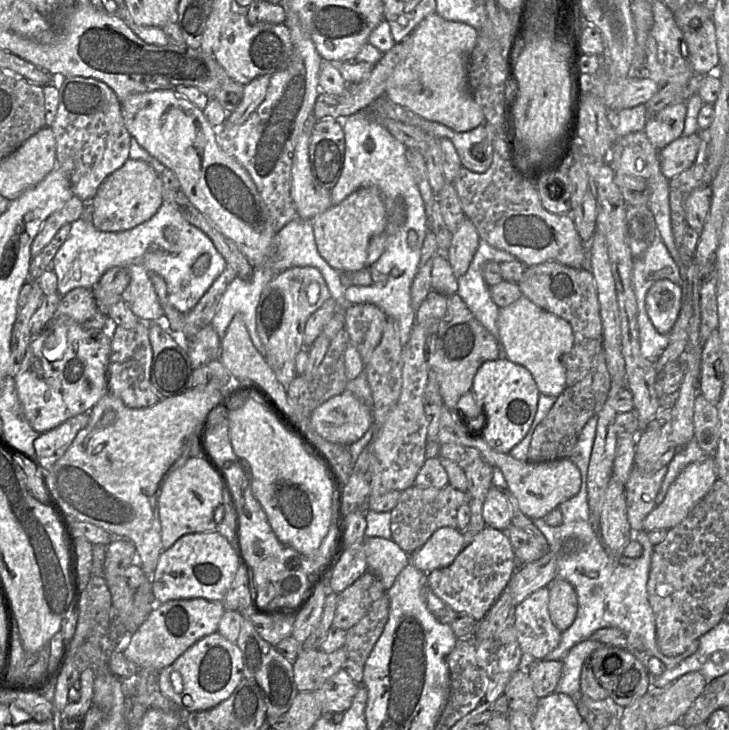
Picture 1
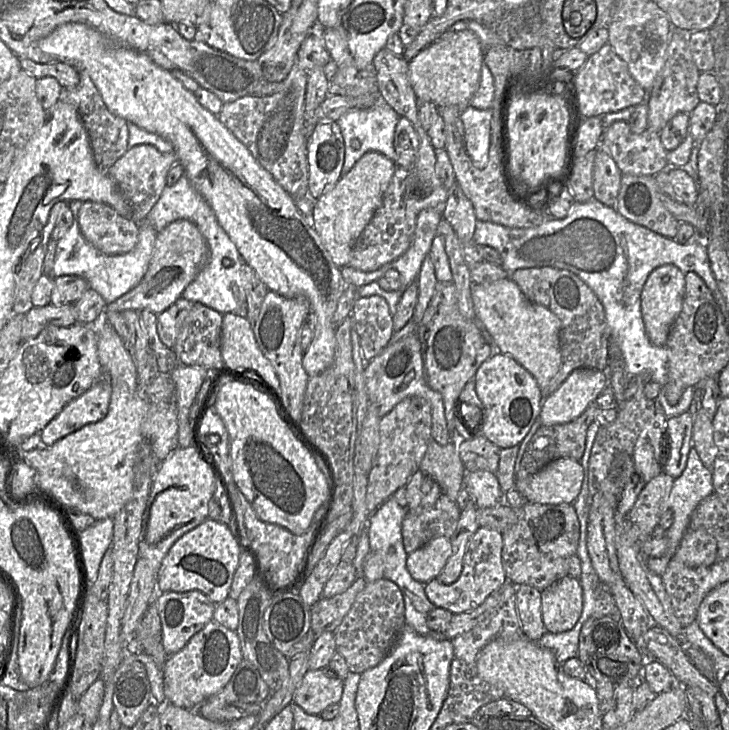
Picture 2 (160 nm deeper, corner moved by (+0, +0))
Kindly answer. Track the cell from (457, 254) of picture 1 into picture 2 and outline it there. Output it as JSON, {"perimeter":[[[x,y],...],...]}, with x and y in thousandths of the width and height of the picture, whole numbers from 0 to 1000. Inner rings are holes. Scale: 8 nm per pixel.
{"perimeter":[[[627,249],[615,260],[615,271],[605,295],[621,311],[632,333],[649,327],[654,299],[646,275]]]}

